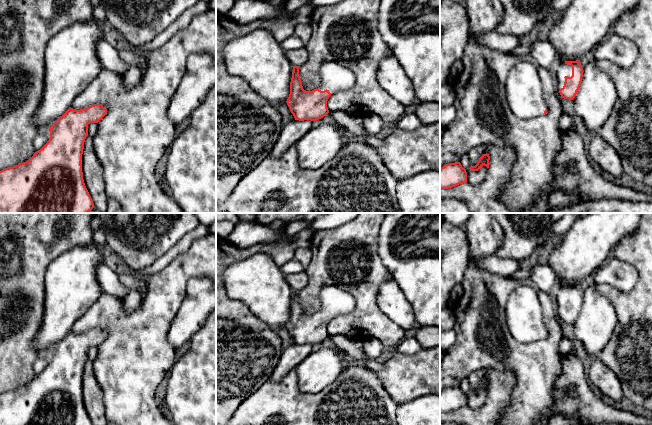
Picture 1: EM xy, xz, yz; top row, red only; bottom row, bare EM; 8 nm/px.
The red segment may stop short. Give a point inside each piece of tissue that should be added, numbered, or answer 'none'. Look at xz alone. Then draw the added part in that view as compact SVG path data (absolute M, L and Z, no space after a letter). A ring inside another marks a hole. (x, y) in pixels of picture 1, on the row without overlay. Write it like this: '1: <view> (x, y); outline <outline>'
1: xz (335, 301); outline M334 286L323 288L319 298L322 306L317 313L321 315L327 313L331 318L350 313L356 307L356 301L352 294Z

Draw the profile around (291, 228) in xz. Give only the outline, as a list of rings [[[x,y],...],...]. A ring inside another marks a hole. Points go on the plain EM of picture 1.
[[[295,220],[285,223],[283,228],[288,235],[294,236],[302,229],[311,227],[312,224],[313,221]]]

